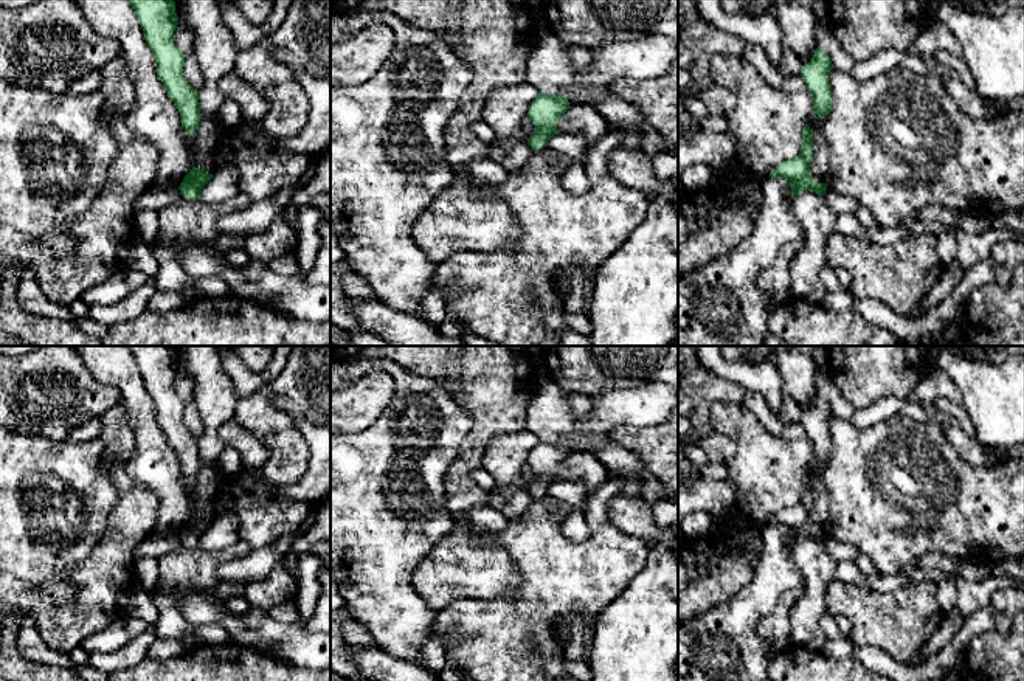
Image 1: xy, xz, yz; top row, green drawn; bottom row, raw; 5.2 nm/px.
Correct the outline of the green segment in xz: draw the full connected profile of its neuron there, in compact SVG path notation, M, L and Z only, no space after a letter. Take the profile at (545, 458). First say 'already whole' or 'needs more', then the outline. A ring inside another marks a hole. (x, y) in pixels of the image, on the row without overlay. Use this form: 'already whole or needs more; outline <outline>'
already whole; outline M538 441L529 453L528 464L534 472L534 482L528 487L532 498L548 493L548 489L559 481L557 468L569 456L566 444Z

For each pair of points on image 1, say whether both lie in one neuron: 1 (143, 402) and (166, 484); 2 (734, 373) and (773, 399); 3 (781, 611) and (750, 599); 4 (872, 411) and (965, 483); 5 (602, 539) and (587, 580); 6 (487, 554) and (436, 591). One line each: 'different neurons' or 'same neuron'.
1: same neuron
2: same neuron
3: different neurons
4: different neurons
5: same neuron
6: same neuron

